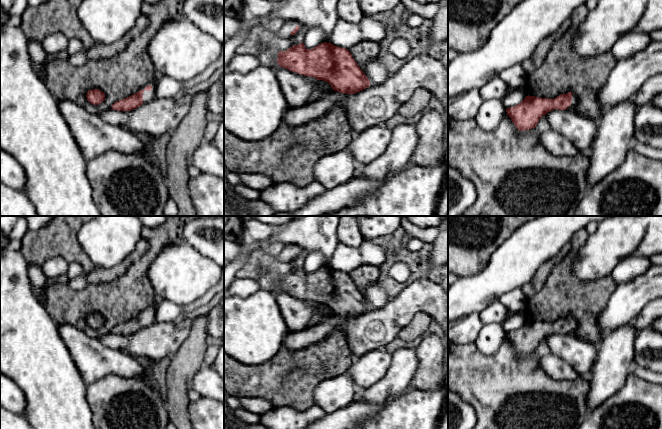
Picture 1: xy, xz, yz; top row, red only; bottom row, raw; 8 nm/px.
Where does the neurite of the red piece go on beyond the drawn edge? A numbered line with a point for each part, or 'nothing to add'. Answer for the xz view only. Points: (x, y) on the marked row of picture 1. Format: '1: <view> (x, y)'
nothing to add

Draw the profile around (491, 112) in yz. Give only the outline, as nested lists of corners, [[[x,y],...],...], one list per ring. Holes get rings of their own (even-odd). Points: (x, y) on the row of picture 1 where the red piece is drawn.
[[[501,99],[485,100],[474,117],[476,124],[482,130],[493,131],[498,127],[506,111]]]

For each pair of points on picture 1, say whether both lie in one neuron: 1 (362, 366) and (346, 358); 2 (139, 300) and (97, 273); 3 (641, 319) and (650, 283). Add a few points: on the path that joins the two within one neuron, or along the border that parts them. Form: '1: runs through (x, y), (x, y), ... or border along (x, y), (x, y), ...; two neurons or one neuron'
1: border along (355, 359), (346, 371); two neurons
2: border along (128, 267), (121, 275), (112, 280), (88, 284); two neurons
3: border along (651, 300), (630, 322); two neurons

